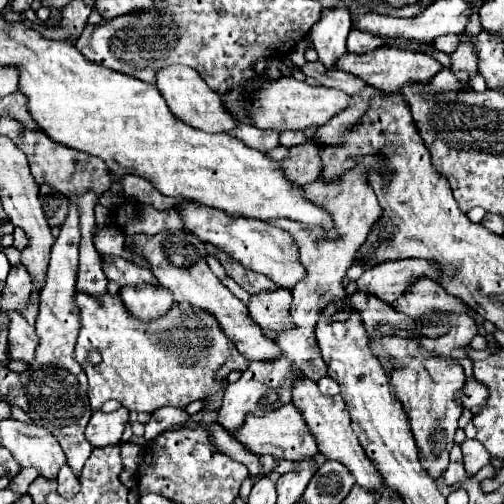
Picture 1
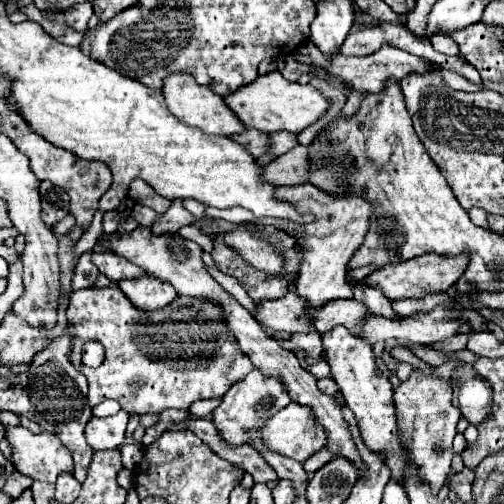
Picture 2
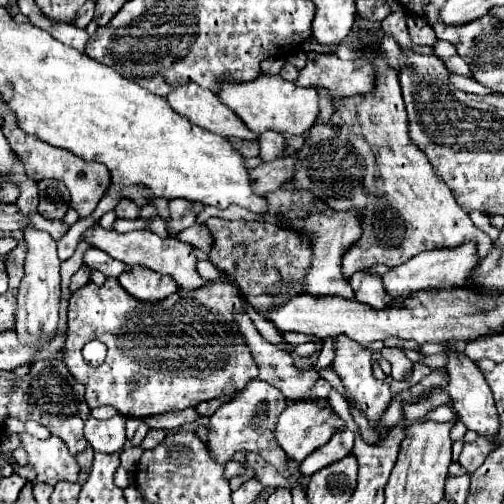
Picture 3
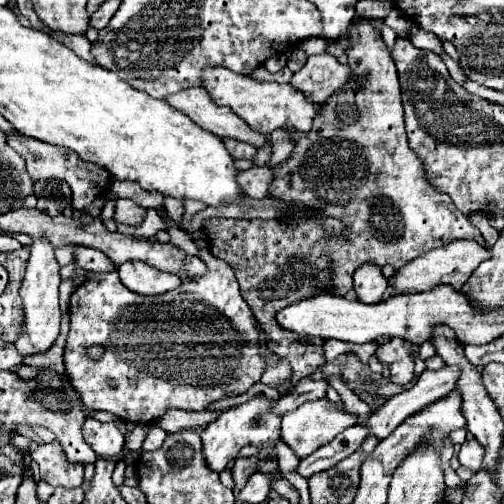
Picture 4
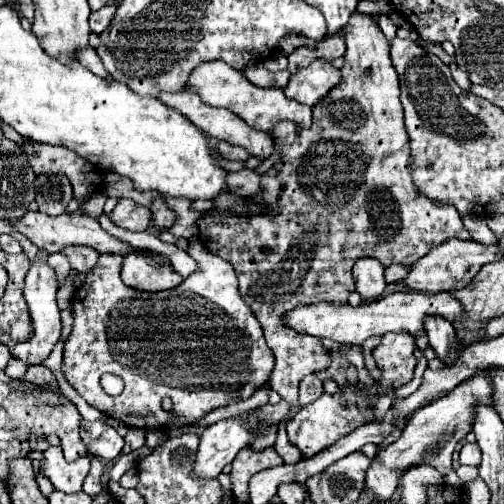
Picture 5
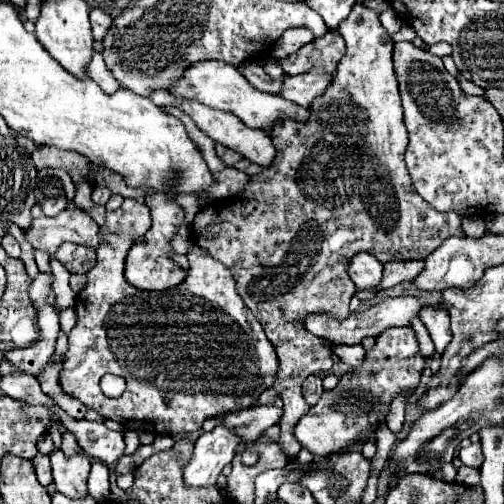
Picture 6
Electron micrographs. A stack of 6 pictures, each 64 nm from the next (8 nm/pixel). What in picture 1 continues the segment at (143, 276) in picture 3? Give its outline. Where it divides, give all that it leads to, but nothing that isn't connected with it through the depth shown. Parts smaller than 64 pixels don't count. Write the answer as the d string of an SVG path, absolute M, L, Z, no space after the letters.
M148 284L142 286L126 286L120 288L120 298L130 312L132 318L142 322L152 322L162 318L170 306L174 304L172 296L168 296L166 288L148 288Z

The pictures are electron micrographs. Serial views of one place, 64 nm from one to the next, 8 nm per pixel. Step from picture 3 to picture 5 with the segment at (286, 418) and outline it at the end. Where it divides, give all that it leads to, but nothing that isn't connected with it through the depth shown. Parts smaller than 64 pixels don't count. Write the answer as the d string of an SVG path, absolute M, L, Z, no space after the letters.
M338 390L336 396L328 396L322 394L316 402L306 404L304 408L300 408L300 412L290 418L286 422L286 432L288 432L288 440L302 452L302 456L314 456L316 452L320 452L322 448L332 446L340 436L352 432L352 428L358 428L360 424L366 424L368 420L372 420L372 406L368 402L366 396L374 396L374 390Z

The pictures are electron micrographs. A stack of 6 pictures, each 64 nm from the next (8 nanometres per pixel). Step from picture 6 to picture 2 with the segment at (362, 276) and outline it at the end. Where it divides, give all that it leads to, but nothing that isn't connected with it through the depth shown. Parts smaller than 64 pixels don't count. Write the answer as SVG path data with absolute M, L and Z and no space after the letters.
M358 284L354 288L354 300L362 302L368 308L368 312L374 316L394 318L394 310L392 310L390 300L382 292L376 292L374 288L364 288L362 284Z

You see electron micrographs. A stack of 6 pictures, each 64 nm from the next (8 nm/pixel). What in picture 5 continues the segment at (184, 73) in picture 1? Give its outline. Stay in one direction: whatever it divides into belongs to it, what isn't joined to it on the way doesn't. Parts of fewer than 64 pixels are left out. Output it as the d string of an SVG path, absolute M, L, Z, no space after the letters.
M184 90L184 92L176 92L176 94L164 94L160 96L160 100L178 110L180 114L184 114L192 124L196 124L200 130L204 130L210 138L216 138L216 140L226 140L230 144L240 144L244 148L248 148L252 152L252 156L260 156L260 158L268 158L274 150L274 140L270 134L266 132L260 132L260 130L254 130L250 128L242 118L238 118L234 112L228 112L224 108L214 108L214 106L208 106L206 102L200 100L200 96L196 92L190 92L190 90Z

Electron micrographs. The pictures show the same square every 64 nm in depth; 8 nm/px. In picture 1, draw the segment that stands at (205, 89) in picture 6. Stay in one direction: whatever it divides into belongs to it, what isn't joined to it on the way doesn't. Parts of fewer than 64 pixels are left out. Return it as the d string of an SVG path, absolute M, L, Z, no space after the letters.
M282 76L280 80L268 84L260 96L256 96L256 112L252 112L252 122L258 128L272 128L278 132L284 130L306 130L320 128L338 112L348 108L350 96L336 88L326 86L310 86L306 82L298 82L292 76Z

